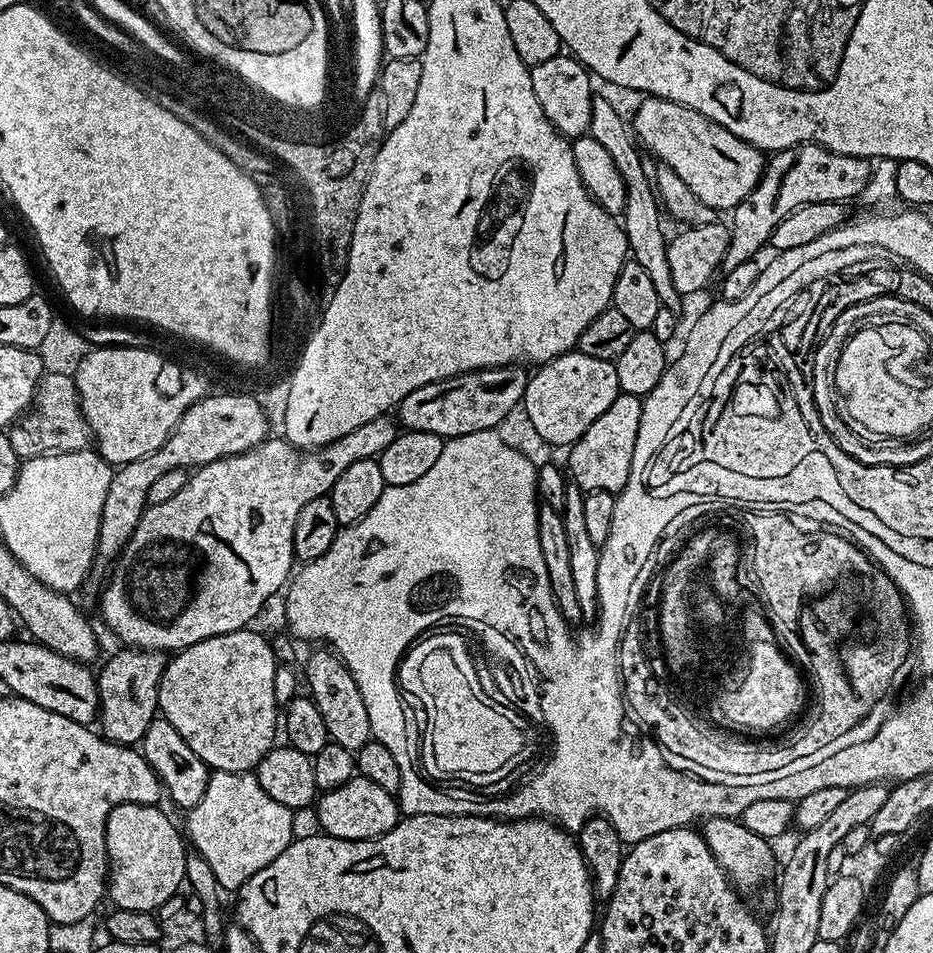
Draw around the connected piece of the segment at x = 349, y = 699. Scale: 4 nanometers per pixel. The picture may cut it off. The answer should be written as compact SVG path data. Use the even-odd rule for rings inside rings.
M320 646L310 652L308 660L303 661L302 668L308 679L307 691L326 722L329 741L338 746L346 746L346 750L351 752L357 752L366 746L366 742L372 739L373 730L370 718L366 715L366 702L362 702L362 690L358 690L358 682L339 656L327 647Z

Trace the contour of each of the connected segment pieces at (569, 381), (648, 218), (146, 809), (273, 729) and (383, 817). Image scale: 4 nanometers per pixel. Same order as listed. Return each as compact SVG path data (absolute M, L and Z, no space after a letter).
M573 350L563 352L547 364L539 365L529 375L522 412L528 415L533 430L546 443L571 446L578 438L582 438L582 434L586 434L586 430L590 430L590 422L594 422L598 414L606 411L610 402L614 402L614 398L620 393L620 383L613 361L590 358L590 354Z
M598 94L592 100L587 135L602 142L602 147L610 154L610 158L614 158L614 166L618 166L618 174L622 174L622 182L626 184L626 206L622 213L622 227L626 234L630 259L638 262L638 266L643 266L648 272L655 288L658 289L661 305L674 313L679 313L682 297L678 290L674 290L674 280L670 278L669 237L664 236L664 224L660 221L662 205L656 195L653 181L646 174L646 170L642 170L642 152L630 131L629 121L623 120L615 106Z
M119 804L108 811L106 896L109 901L113 900L115 907L155 913L171 895L179 893L185 883L186 840L181 829L176 829L175 822L162 809L155 804Z
M241 630L239 632L231 632L230 634L222 634L214 638L206 638L189 648L179 649L165 663L164 673L160 679L160 689L158 690L159 715L163 719L168 720L170 726L174 726L174 730L178 730L178 734L182 734L182 738L186 738L186 746L190 746L190 750L194 750L194 754L198 754L198 758L202 758L202 762L206 762L209 769L215 771L251 773L260 765L262 758L266 758L266 754L278 740L278 708L276 712L276 671L278 671L278 665L274 654L271 652L269 641L264 636L262 638L258 633L252 631Z
M358 774L350 782L323 793L314 807L321 833L343 840L373 840L390 831L402 818L397 797Z

